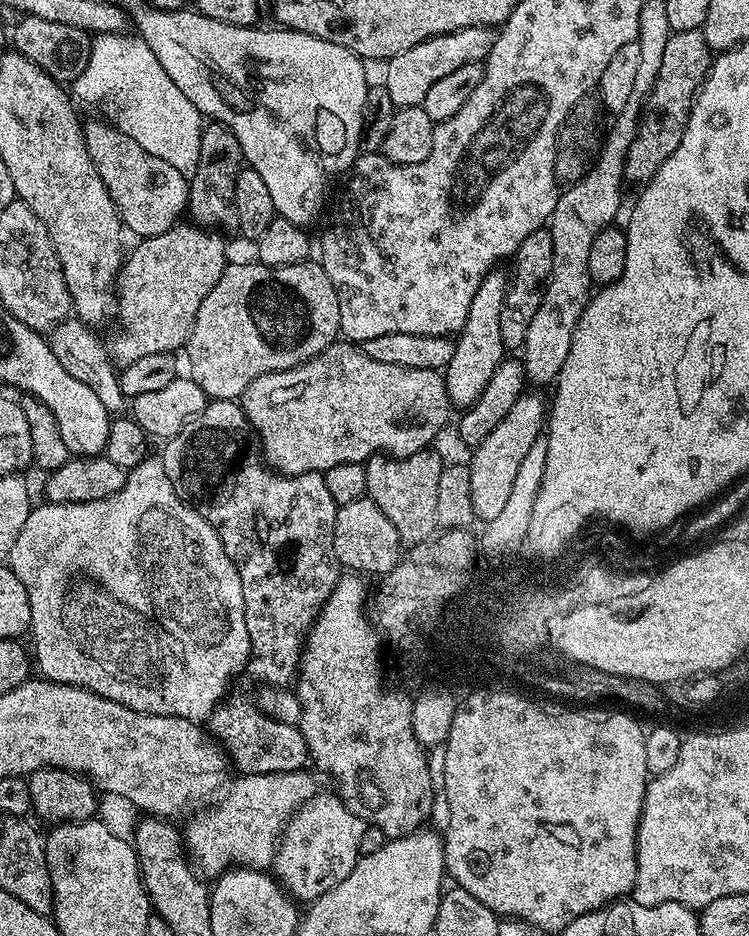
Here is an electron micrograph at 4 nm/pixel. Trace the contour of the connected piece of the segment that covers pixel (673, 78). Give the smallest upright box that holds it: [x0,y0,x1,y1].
[625,29,714,186]

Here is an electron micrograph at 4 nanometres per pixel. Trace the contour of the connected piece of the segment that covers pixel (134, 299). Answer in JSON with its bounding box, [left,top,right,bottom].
[114,222,226,365]

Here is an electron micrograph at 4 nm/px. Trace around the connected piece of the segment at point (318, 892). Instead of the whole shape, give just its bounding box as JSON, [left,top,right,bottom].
[274,794,366,902]

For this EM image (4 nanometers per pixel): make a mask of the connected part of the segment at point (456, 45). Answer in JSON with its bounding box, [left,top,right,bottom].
[382,28,496,108]

